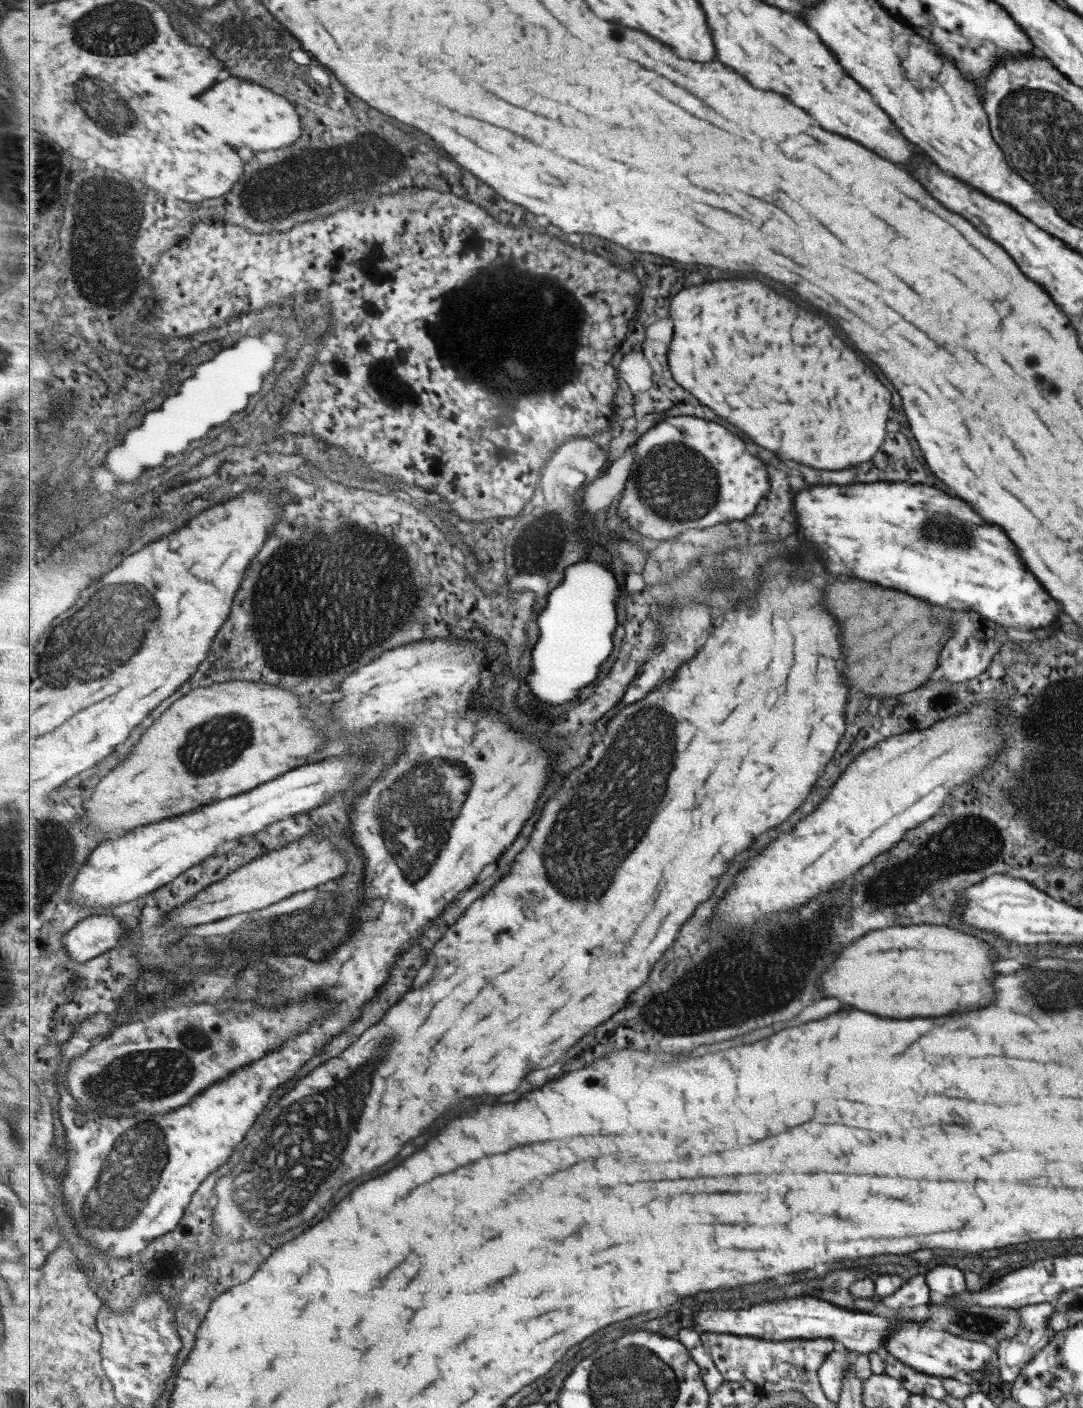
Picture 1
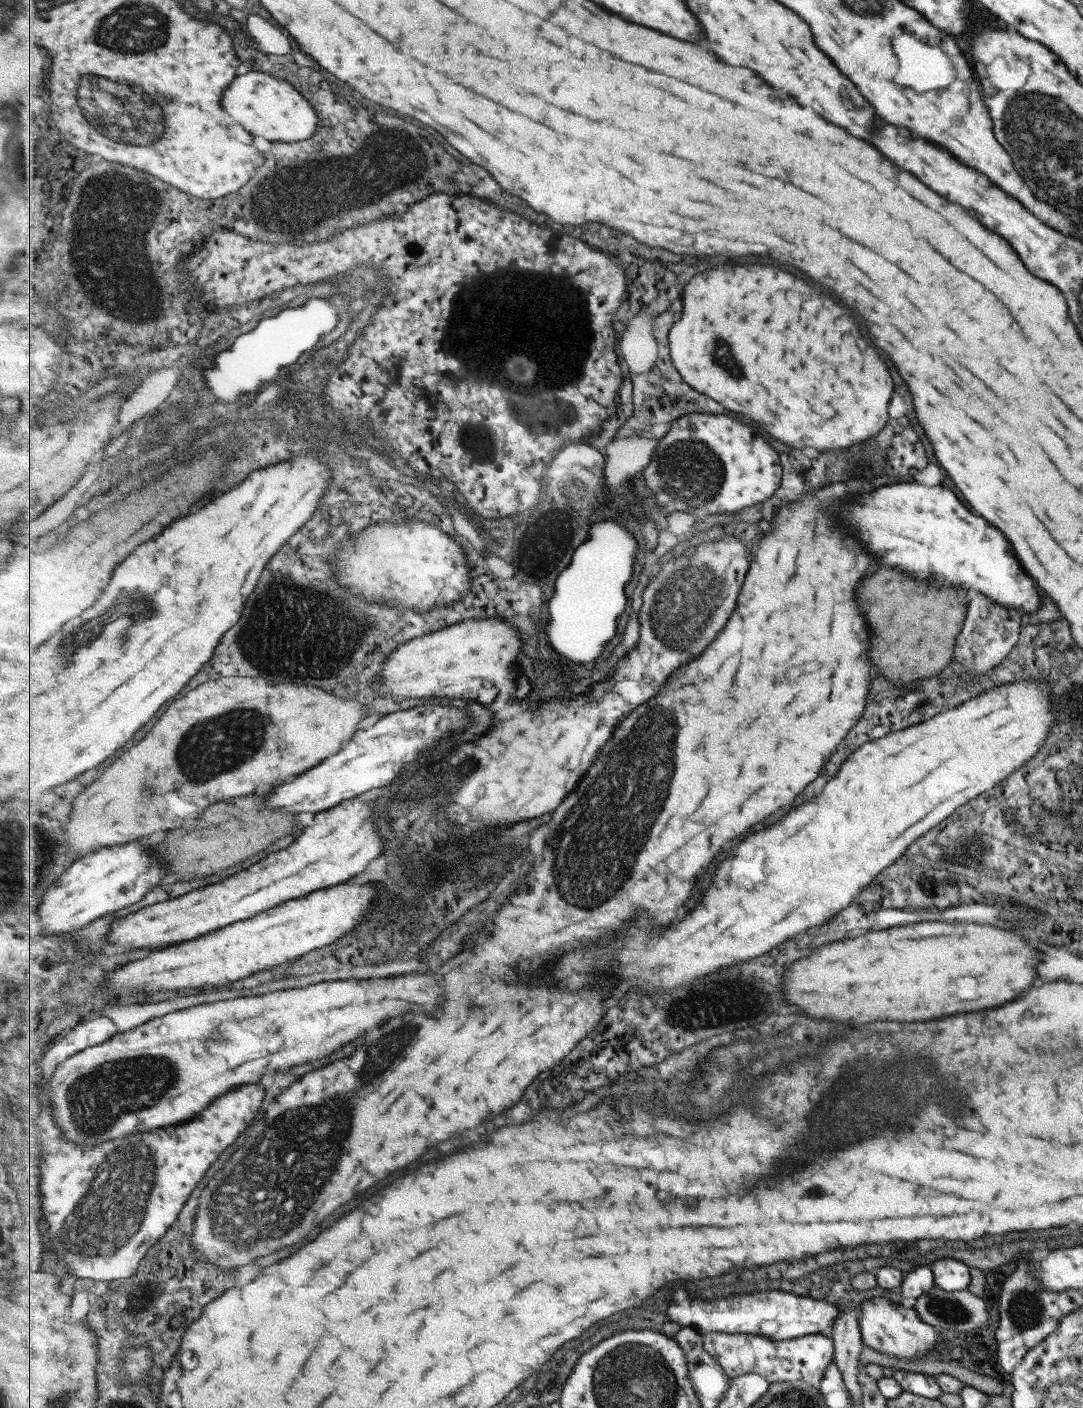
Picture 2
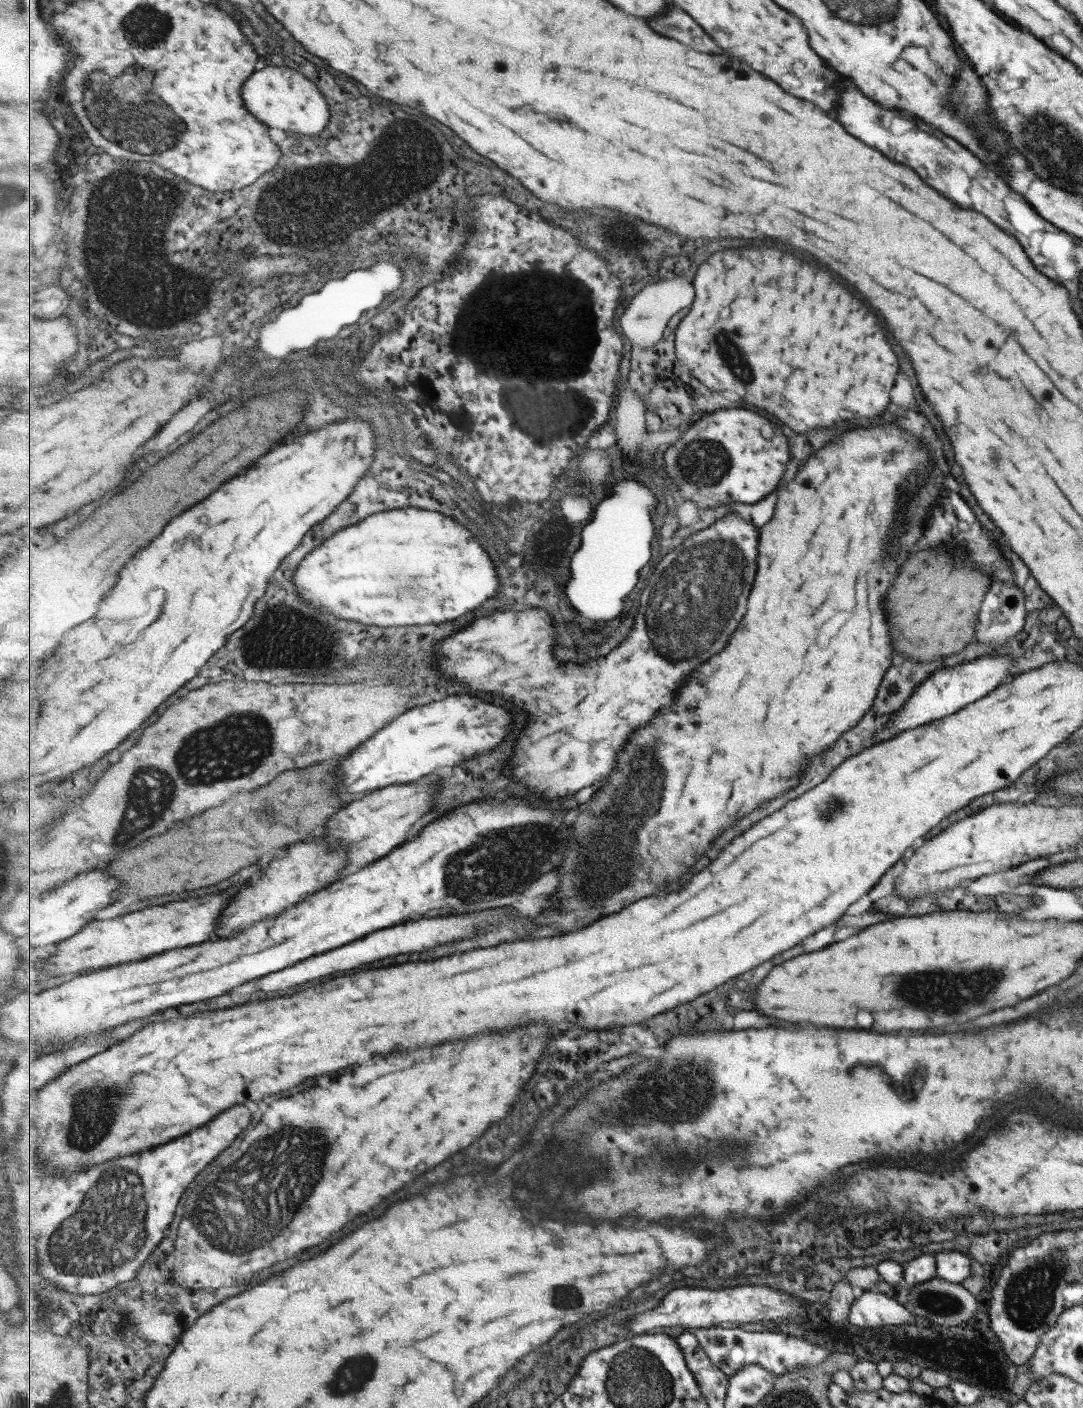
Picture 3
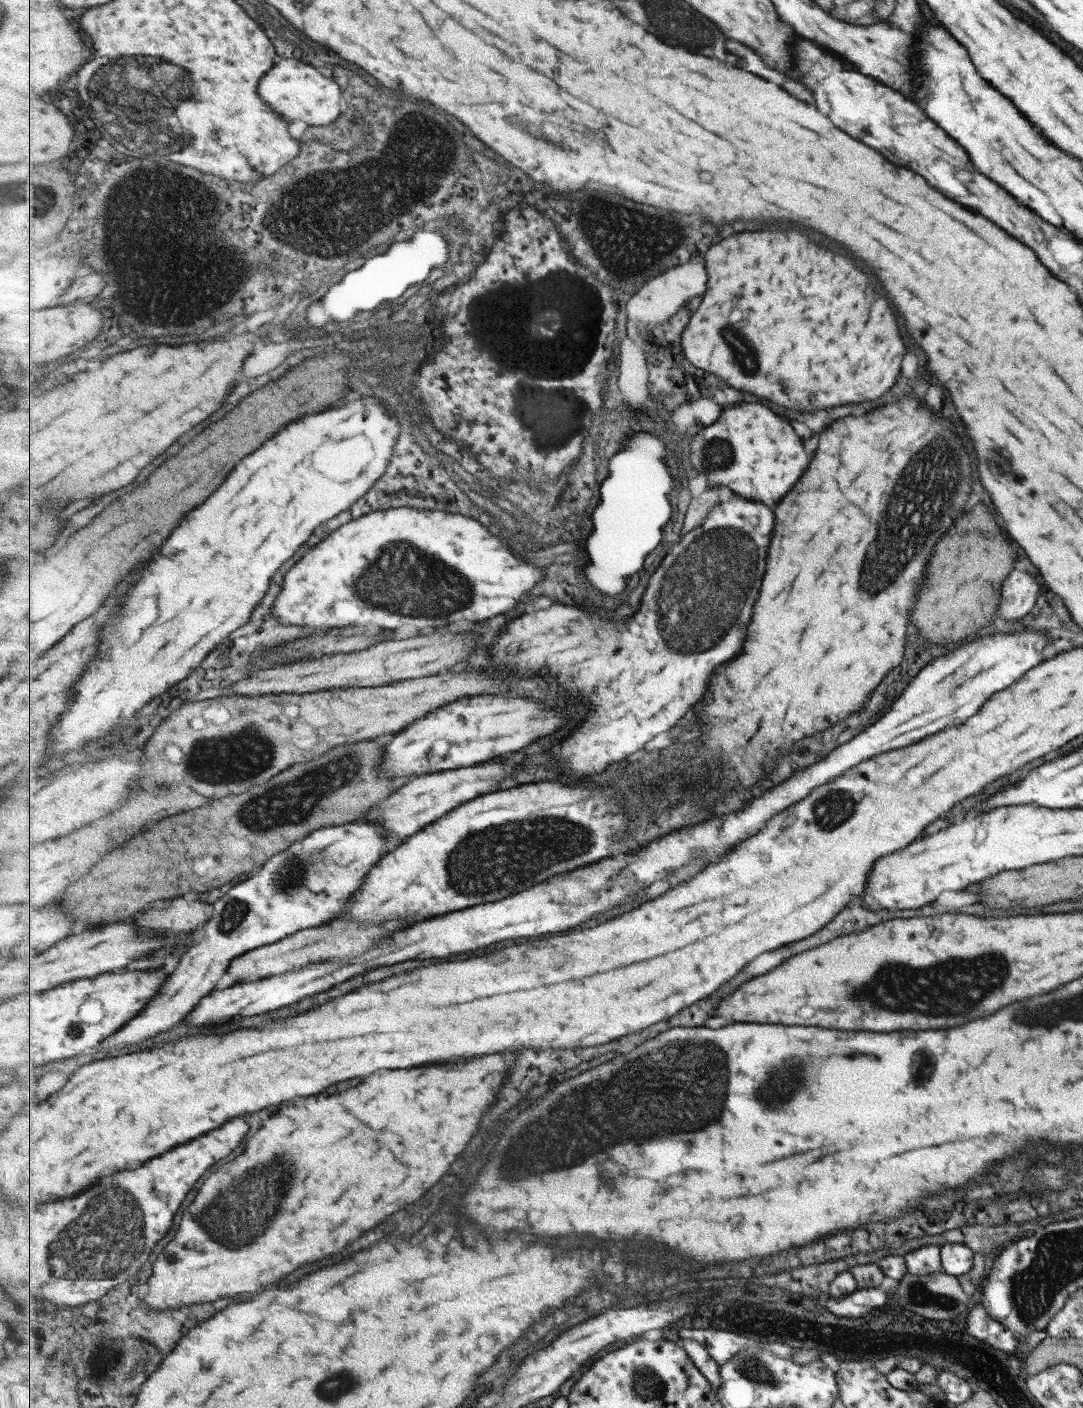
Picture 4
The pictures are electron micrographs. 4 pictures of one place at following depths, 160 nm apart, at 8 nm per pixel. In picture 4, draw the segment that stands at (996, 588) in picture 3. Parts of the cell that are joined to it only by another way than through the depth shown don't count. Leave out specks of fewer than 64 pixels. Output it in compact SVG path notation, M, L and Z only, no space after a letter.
M1013 569L1006 574L1000 584L999 606L995 616L1005 620L1023 618L1034 606L1036 598L1041 593L1037 582L1031 575Z

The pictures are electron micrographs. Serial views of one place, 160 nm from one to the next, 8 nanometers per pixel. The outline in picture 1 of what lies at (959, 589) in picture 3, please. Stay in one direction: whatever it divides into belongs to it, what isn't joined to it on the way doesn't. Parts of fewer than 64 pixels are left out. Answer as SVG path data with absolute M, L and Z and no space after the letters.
M853 580L853 582L835 582L833 586L825 586L823 590L823 604L825 608L829 610L835 610L835 618L843 618L843 638L847 640L847 654L851 654L851 690L863 690L863 694L875 694L879 698L883 698L884 695L890 695L891 697L895 695L903 695L909 691L915 690L917 687L921 686L925 681L929 681L931 676L936 673L938 666L938 658L940 655L940 650L944 642L953 635L951 631L951 625L947 625L945 622L938 622L934 618L934 612L931 612L931 606L927 602L919 602L917 598L911 598L903 592L897 592L897 590L883 590L883 587L871 586L869 582L859 582L859 580Z

